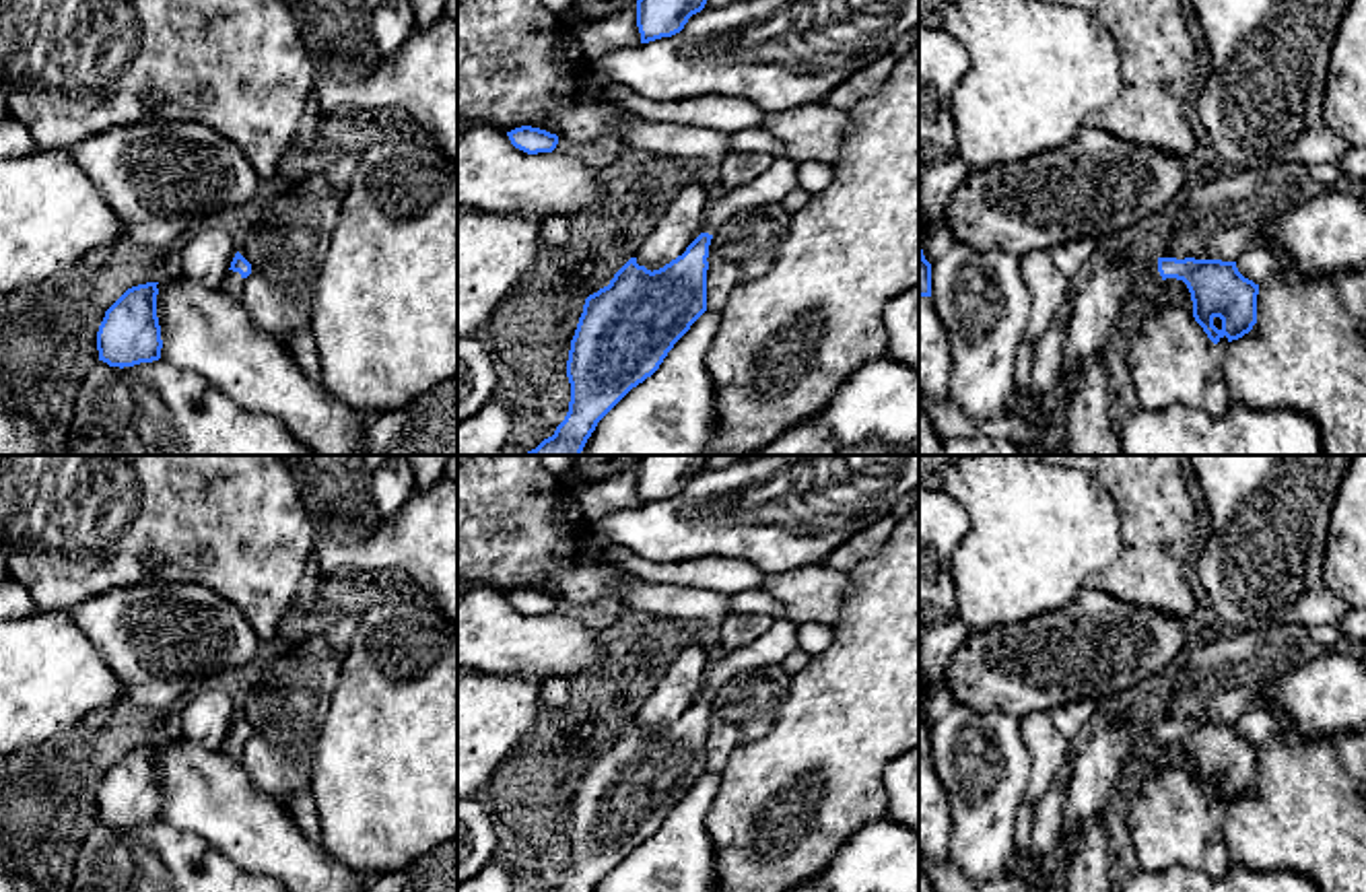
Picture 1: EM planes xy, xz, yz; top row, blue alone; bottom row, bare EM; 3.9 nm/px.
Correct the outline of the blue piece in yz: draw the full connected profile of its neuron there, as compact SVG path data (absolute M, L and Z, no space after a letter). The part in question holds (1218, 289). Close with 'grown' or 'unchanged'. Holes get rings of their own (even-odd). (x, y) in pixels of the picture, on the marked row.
M1143 253L1141 276L1156 282L1183 280L1191 293L1193 317L1207 338L1218 344L1242 338L1257 323L1259 284L1244 278L1236 262L1158 258Z; grown

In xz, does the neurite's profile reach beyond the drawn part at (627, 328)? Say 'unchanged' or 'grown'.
grown

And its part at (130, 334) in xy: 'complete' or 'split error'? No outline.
complete

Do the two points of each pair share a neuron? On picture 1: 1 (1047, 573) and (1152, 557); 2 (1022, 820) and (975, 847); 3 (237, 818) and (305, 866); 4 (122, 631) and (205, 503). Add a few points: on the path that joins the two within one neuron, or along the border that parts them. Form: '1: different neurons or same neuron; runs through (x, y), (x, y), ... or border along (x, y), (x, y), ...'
1: different neurons; border along (1119, 516), (1121, 553), (1084, 586)
2: different neurons; border along (1022, 800), (1014, 818), (1014, 849)
3: same neuron; runs through (254, 831), (289, 855)
4: different neurons; border along (202, 584), (124, 584), (106, 592)

